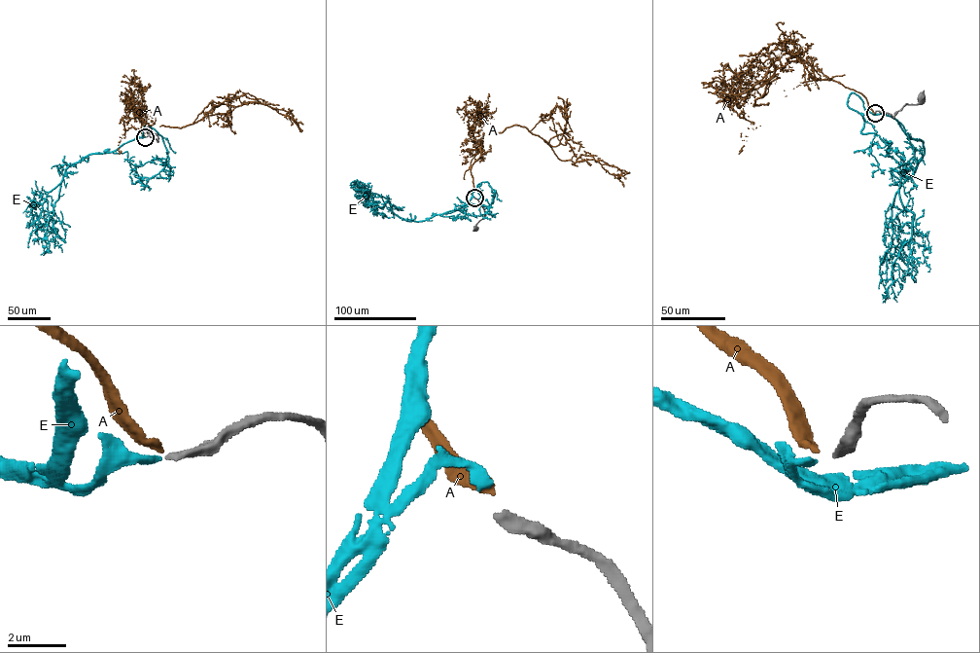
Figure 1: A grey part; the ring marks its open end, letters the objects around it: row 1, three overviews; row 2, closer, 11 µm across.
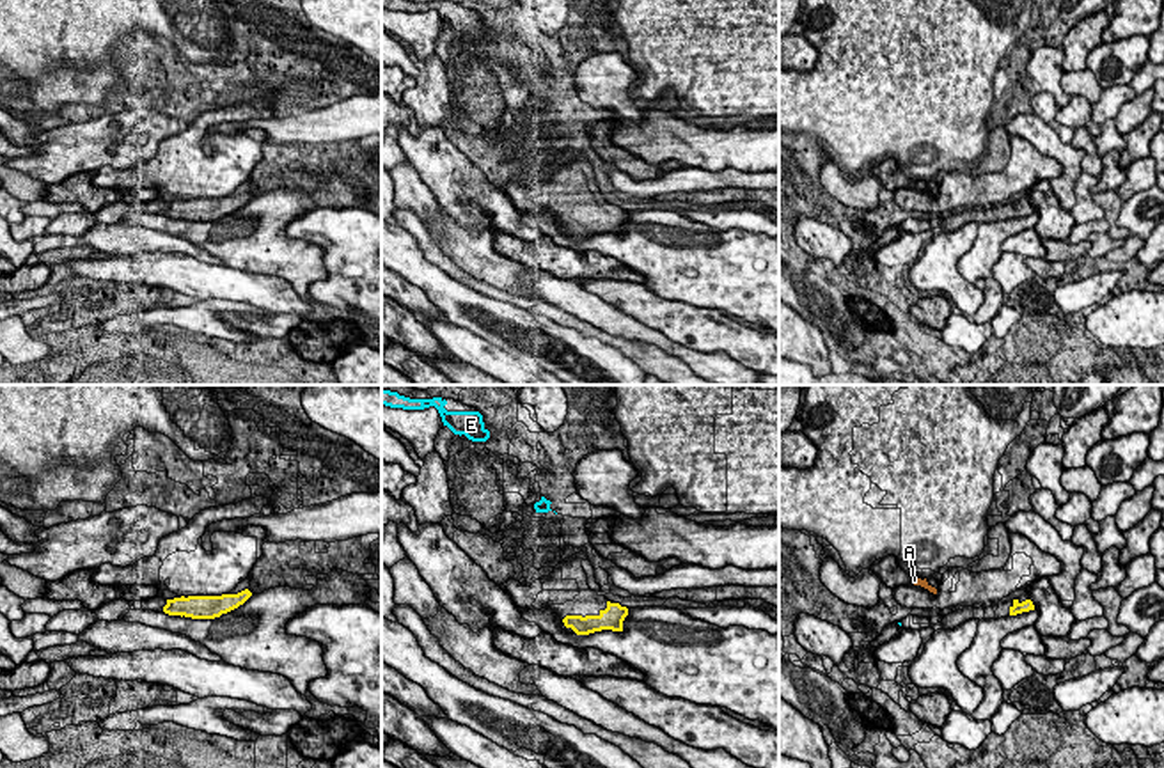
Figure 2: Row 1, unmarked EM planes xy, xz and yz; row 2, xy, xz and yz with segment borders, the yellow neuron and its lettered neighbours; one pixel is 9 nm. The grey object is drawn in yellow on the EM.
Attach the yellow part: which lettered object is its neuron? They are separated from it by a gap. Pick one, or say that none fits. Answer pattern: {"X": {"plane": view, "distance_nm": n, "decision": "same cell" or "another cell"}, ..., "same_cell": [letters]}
{"A": {"plane": "yz", "distance_nm": 700, "decision": "another cell"}, "E": {"plane": "xz", "distance_nm": 900, "decision": "same cell"}, "same_cell": ["E"]}

